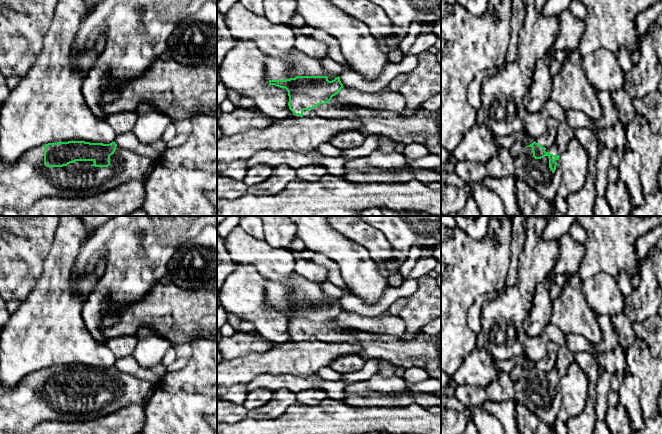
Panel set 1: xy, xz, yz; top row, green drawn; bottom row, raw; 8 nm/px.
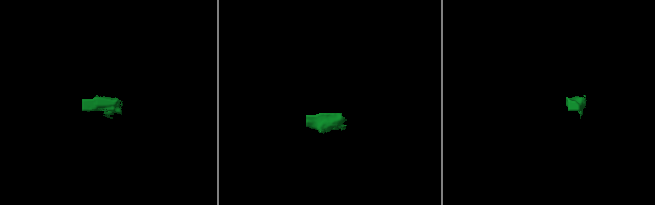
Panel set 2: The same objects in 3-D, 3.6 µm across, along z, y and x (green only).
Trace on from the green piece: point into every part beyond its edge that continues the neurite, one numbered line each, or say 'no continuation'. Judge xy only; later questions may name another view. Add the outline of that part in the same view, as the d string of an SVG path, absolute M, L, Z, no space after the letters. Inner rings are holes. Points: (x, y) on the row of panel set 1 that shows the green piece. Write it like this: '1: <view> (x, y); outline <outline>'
1: xy (23, 183); outline M44 145L26 151L14 164L4 164L0 160L0 215L7 209L21 212L44 197L87 198L130 180L144 183L153 171L155 160L117 146L108 167L95 167L93 164L93 161L76 161L63 167L46 167Z

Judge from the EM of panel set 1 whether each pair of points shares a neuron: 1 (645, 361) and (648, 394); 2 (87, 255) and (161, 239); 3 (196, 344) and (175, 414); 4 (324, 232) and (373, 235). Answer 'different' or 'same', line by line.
1: same
2: same
3: same
4: different

